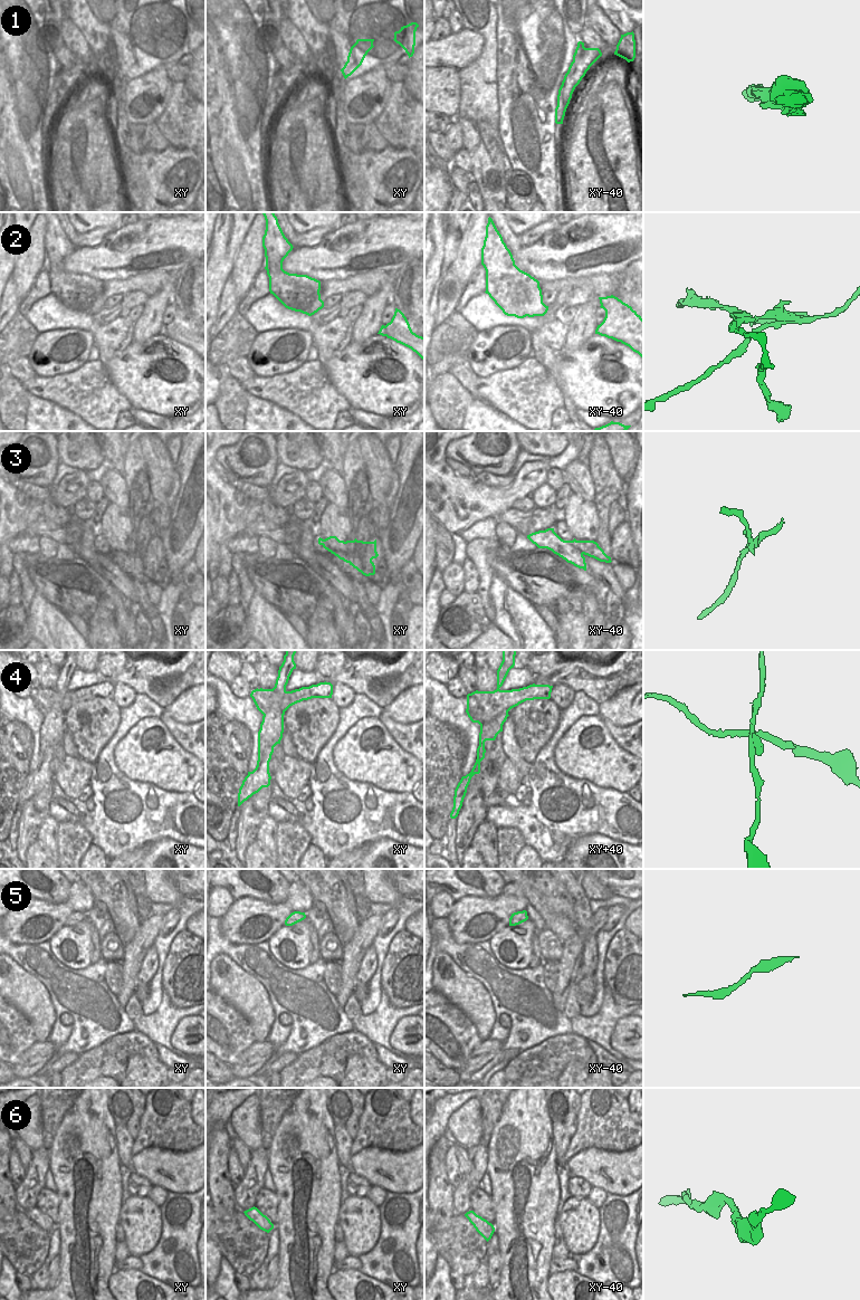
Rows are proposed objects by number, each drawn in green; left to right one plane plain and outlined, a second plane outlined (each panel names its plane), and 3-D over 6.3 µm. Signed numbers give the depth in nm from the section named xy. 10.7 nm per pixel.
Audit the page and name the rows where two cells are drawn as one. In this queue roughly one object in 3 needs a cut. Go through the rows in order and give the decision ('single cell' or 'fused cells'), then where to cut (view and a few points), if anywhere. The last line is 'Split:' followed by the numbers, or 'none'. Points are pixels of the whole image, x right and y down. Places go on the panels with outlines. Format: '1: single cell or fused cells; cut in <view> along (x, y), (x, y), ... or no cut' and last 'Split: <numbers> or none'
1: single cell; no cut
2: fused cells; cut in xy along (383, 331), (389, 335), (400, 335), (403, 332), (414, 334)
3: fused cells; cut in xy along (346, 541), (352, 547), (353, 565)
4: fused cells; cut in xy+40 along (507, 710), (500, 710), (490, 720), (480, 725)
5: single cell; no cut
6: single cell; no cut
Split: 2, 3, 4

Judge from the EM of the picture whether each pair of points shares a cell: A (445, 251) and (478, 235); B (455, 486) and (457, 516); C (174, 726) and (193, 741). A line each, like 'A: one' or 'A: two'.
A: two
B: one
C: one

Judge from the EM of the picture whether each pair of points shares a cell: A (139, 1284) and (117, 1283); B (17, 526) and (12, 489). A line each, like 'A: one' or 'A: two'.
A: one
B: one

